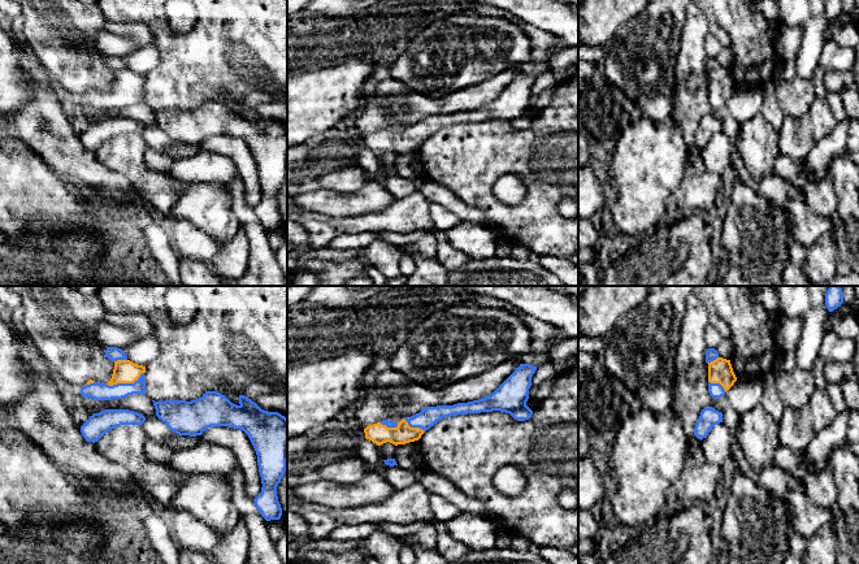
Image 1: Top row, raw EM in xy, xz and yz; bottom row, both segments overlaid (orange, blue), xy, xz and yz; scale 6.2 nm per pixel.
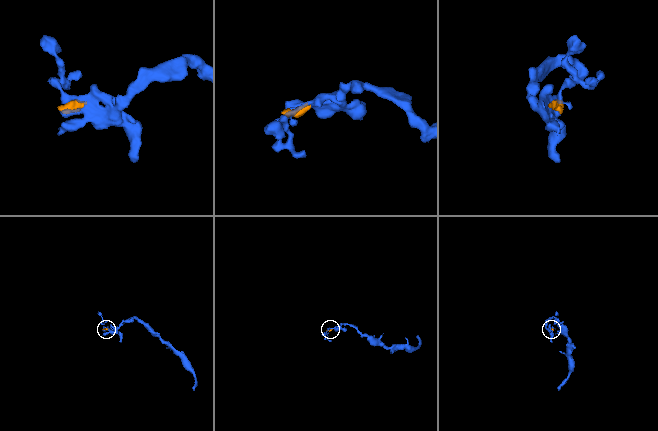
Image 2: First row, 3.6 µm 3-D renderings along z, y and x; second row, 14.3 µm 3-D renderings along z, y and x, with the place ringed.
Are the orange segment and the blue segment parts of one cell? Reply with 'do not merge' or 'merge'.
merge

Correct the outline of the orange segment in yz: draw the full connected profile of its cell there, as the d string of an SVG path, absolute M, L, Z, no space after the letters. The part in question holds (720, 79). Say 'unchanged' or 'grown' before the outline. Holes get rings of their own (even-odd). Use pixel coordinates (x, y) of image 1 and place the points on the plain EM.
grown | M708 57L706 71L708 73L708 101L715 108L721 107L737 90L730 69L720 66L715 57Z

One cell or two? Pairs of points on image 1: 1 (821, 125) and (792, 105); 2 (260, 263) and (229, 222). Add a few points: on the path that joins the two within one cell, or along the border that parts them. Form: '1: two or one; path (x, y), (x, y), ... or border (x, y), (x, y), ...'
1: two; border (815, 96), (802, 115), (785, 116)
2: two; border (231, 200), (231, 211), (241, 230)

